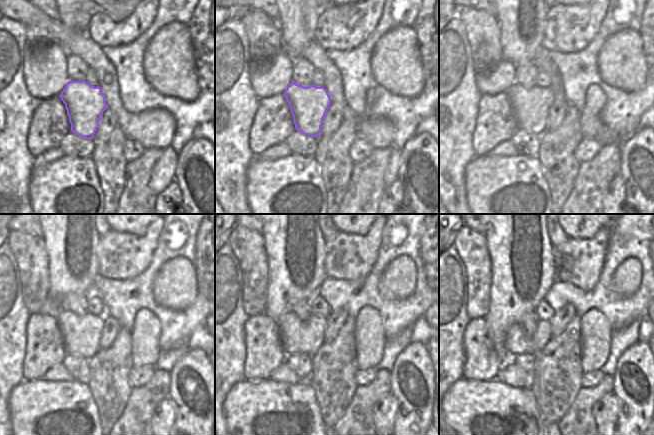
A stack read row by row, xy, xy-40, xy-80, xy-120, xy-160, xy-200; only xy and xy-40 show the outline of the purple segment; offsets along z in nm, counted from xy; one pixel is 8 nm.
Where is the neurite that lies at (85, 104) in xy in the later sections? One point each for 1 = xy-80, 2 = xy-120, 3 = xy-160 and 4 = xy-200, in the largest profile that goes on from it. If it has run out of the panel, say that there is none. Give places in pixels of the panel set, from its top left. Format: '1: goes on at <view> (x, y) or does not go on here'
1: goes on at xy-80 (531, 107)
2: goes on at xy-120 (81, 335)
3: goes on at xy-160 (297, 336)
4: goes on at xy-200 (517, 342)

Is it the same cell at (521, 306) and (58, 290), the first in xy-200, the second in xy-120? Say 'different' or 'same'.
same

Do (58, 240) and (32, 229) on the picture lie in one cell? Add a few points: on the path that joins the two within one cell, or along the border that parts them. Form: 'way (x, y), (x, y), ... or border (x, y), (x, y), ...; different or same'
border (40, 224), (41, 237); different

